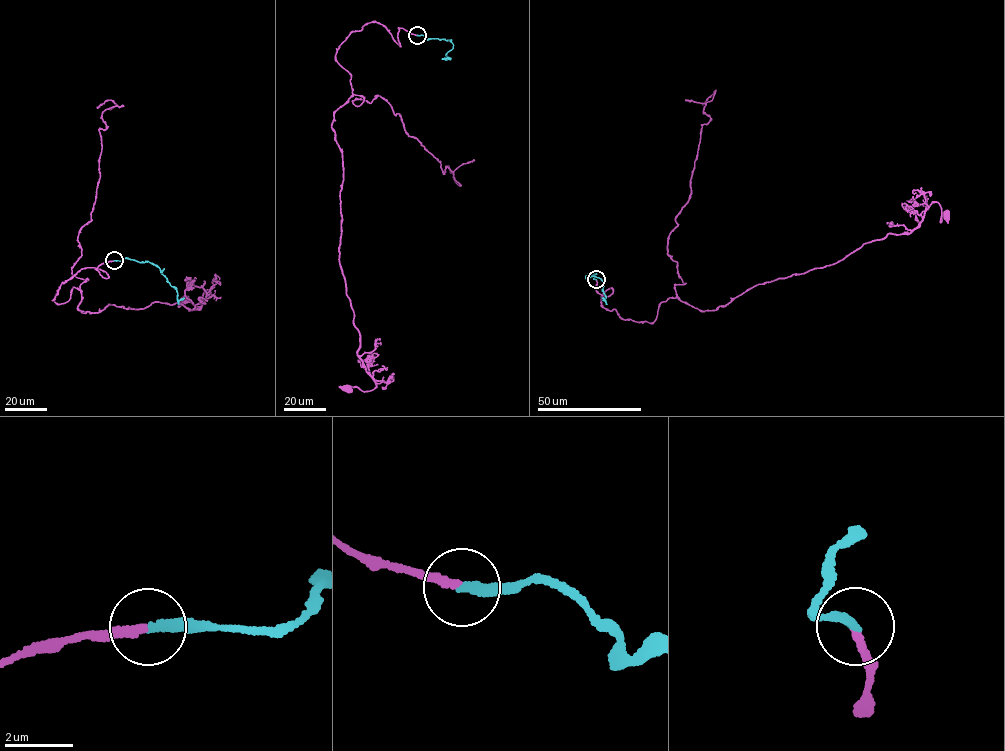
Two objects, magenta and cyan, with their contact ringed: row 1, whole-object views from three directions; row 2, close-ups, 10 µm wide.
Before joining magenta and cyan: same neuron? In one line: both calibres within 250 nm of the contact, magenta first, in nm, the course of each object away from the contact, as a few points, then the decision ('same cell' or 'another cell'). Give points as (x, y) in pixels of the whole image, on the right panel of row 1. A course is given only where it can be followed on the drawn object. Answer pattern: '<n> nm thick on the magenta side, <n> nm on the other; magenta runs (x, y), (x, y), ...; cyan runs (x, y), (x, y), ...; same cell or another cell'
200 nm thick on the magenta side, 260 nm on the other; magenta runs (596, 279), (613, 289), (603, 307), (654, 322), (669, 298), (717, 309), (911, 232), (933, 202), (946, 214); cyan runs (596, 279), (594, 274), (585, 277), (587, 281), (592, 276), (601, 279), (605, 300), (603, 298); same cell

